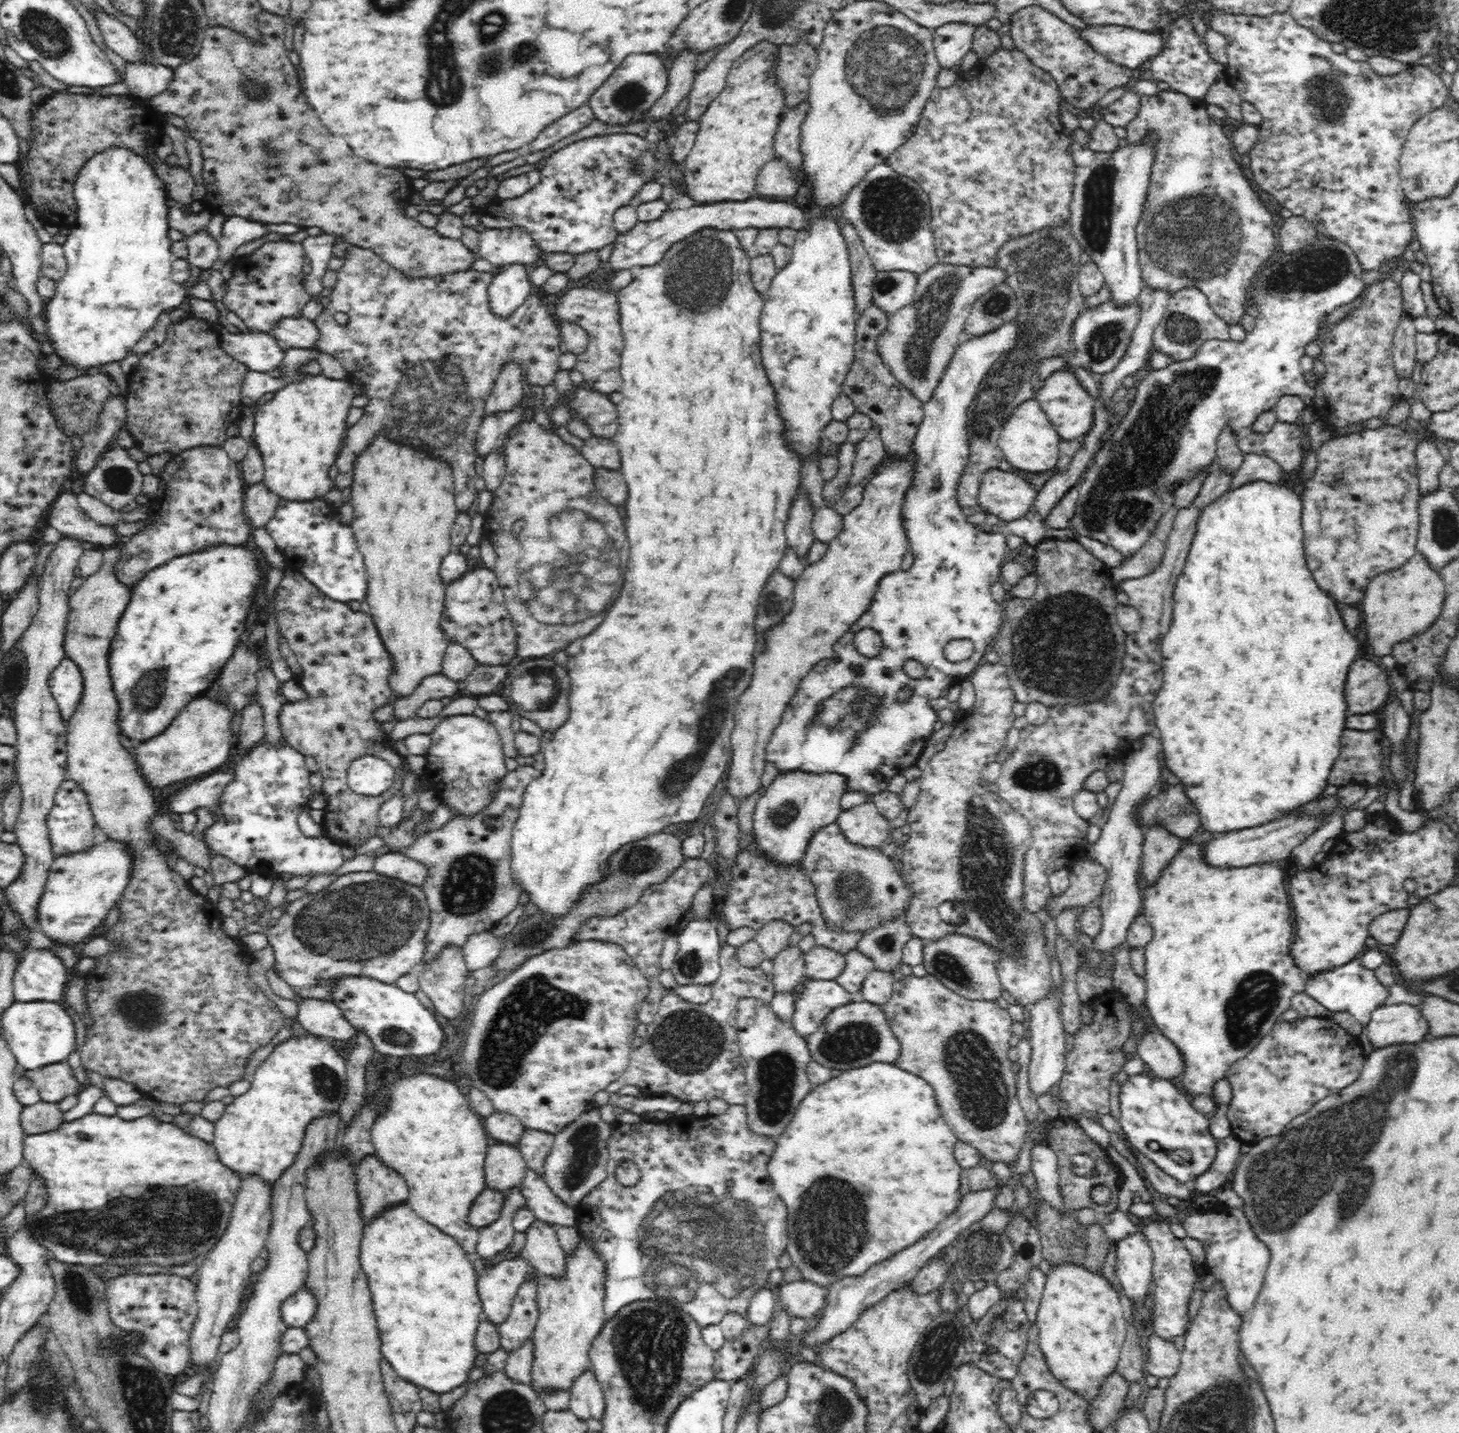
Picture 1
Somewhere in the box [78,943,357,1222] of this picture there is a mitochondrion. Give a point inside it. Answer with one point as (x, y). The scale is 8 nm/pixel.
(143, 1012)

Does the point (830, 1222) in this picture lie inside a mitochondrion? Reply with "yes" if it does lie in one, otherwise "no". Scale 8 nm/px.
yes

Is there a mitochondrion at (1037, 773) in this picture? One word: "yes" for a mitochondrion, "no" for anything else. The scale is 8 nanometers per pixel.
yes

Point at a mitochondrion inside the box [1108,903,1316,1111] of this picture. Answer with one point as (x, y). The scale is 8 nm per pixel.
(1256, 996)

